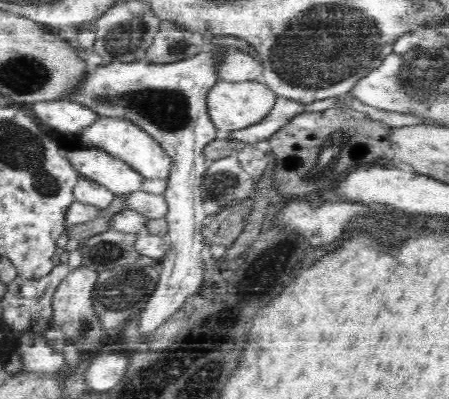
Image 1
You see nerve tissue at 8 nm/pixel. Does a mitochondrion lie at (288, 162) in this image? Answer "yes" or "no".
yes

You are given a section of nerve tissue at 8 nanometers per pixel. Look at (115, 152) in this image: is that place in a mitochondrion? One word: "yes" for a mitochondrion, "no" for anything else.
no

